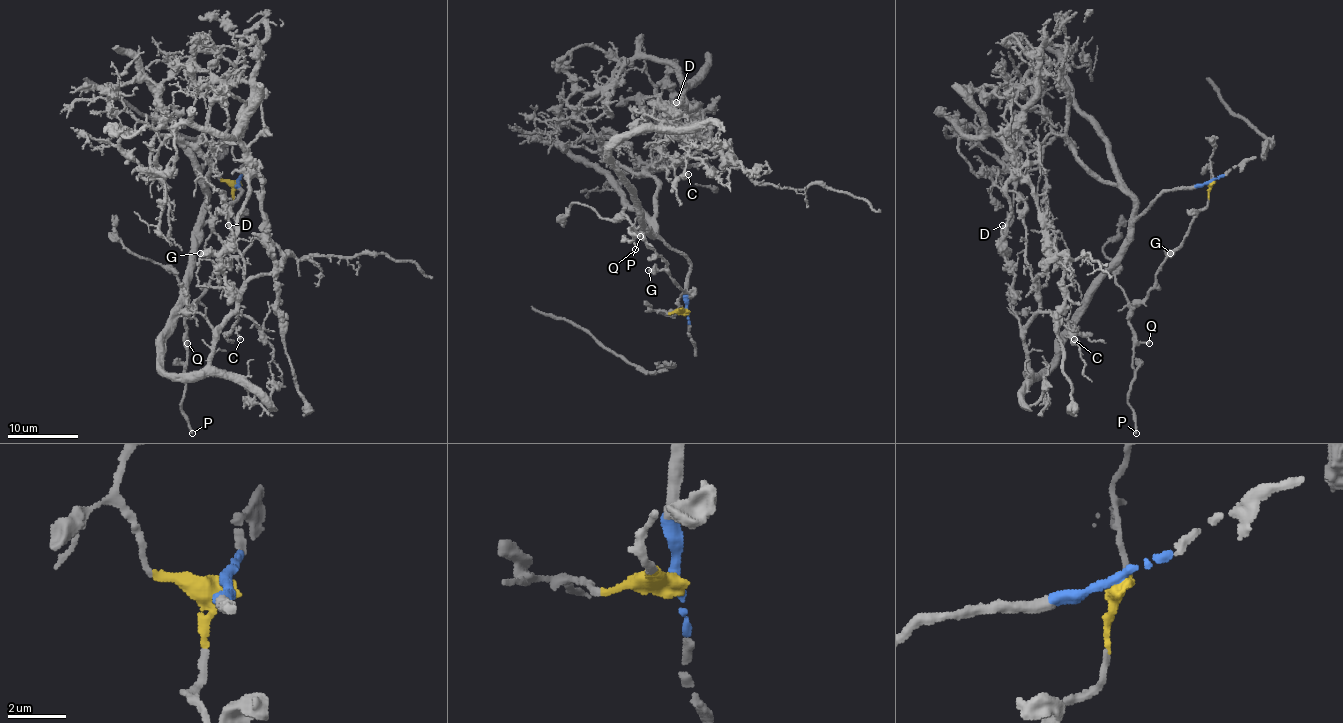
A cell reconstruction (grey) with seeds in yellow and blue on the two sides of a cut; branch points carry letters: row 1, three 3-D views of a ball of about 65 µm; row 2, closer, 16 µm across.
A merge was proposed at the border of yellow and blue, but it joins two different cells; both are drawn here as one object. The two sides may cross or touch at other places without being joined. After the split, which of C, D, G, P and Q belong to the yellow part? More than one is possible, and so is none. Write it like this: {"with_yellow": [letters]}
{"with_yellow": ["G", "P", "Q"]}

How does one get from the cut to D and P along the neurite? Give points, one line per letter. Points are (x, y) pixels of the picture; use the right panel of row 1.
D: (1211, 183), (1163, 191), (1135, 221), (1133, 200), (1050, 133), (1006, 184), (1006, 232), (1003, 225)
P: (1211, 183), (1207, 204), (1162, 265), (1153, 288), (1133, 310), (1130, 318), (1133, 370), (1128, 403), (1137, 433)

